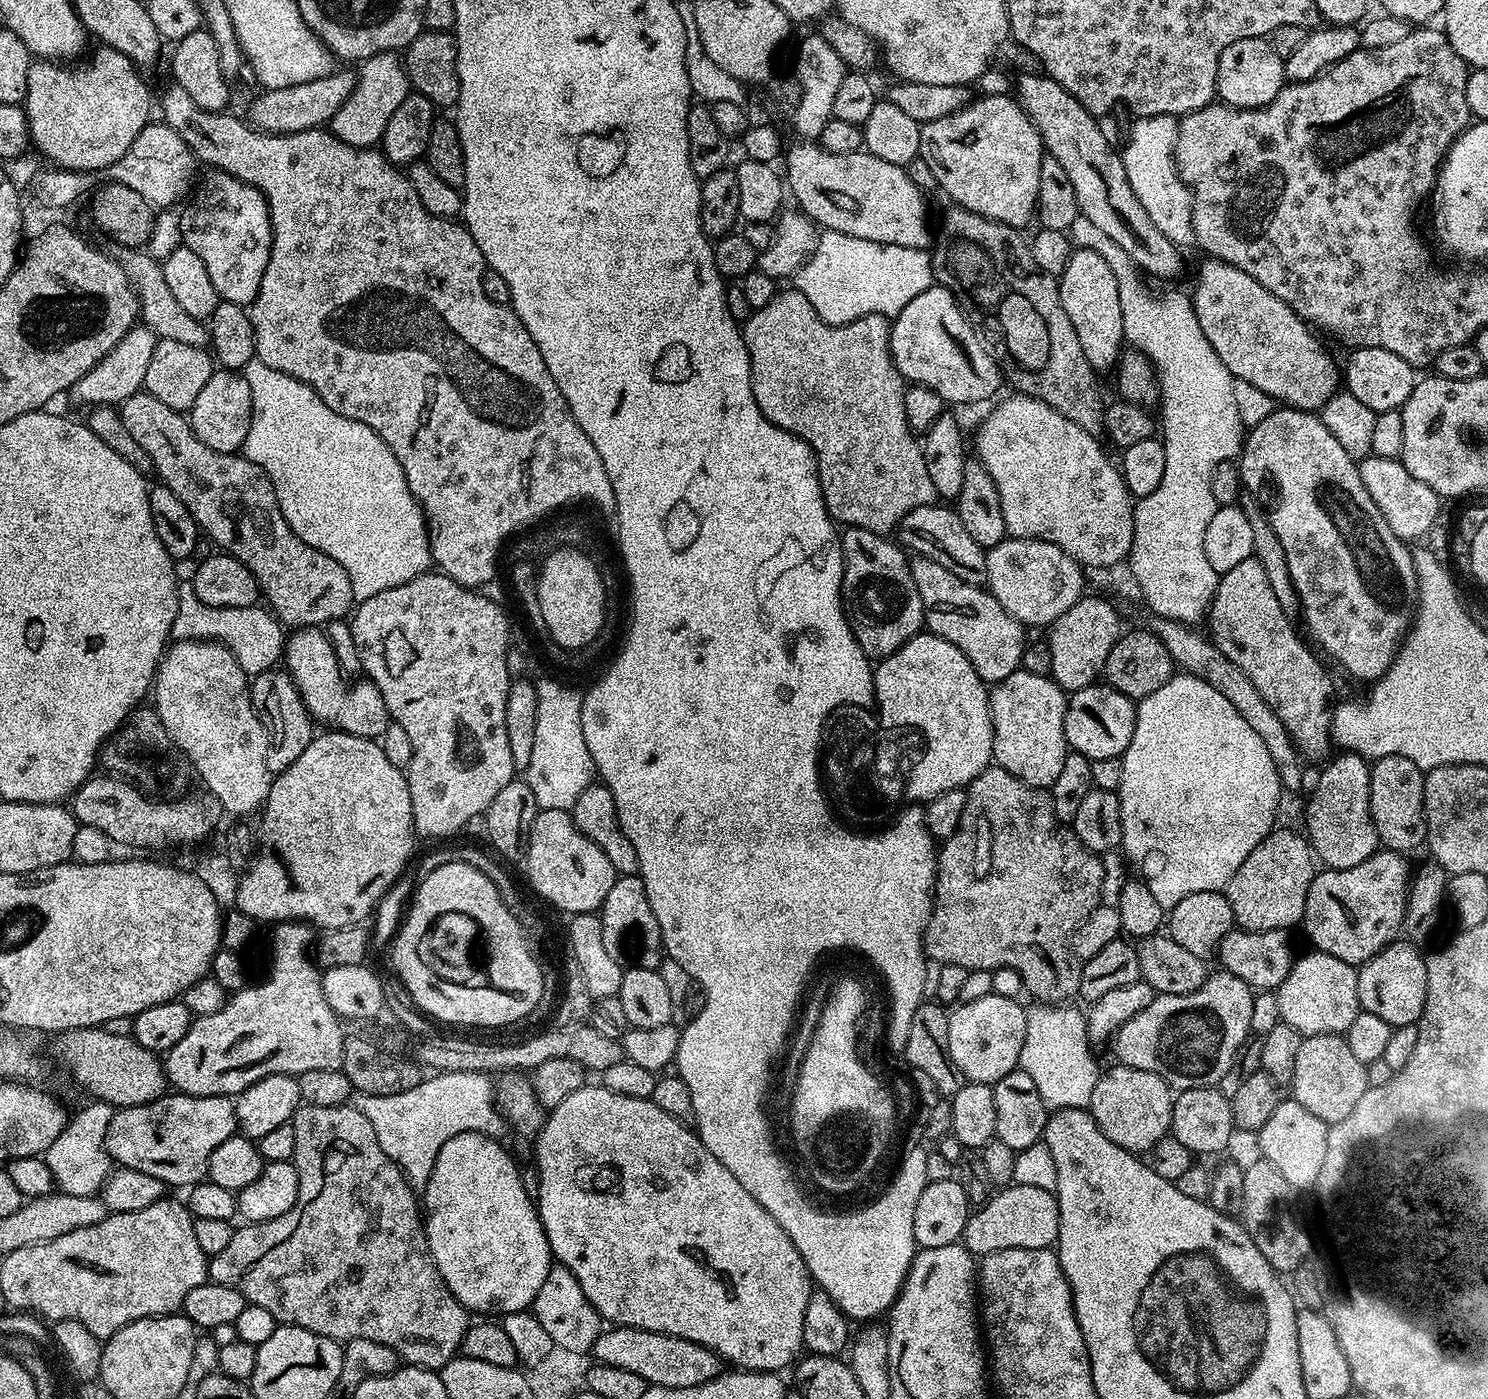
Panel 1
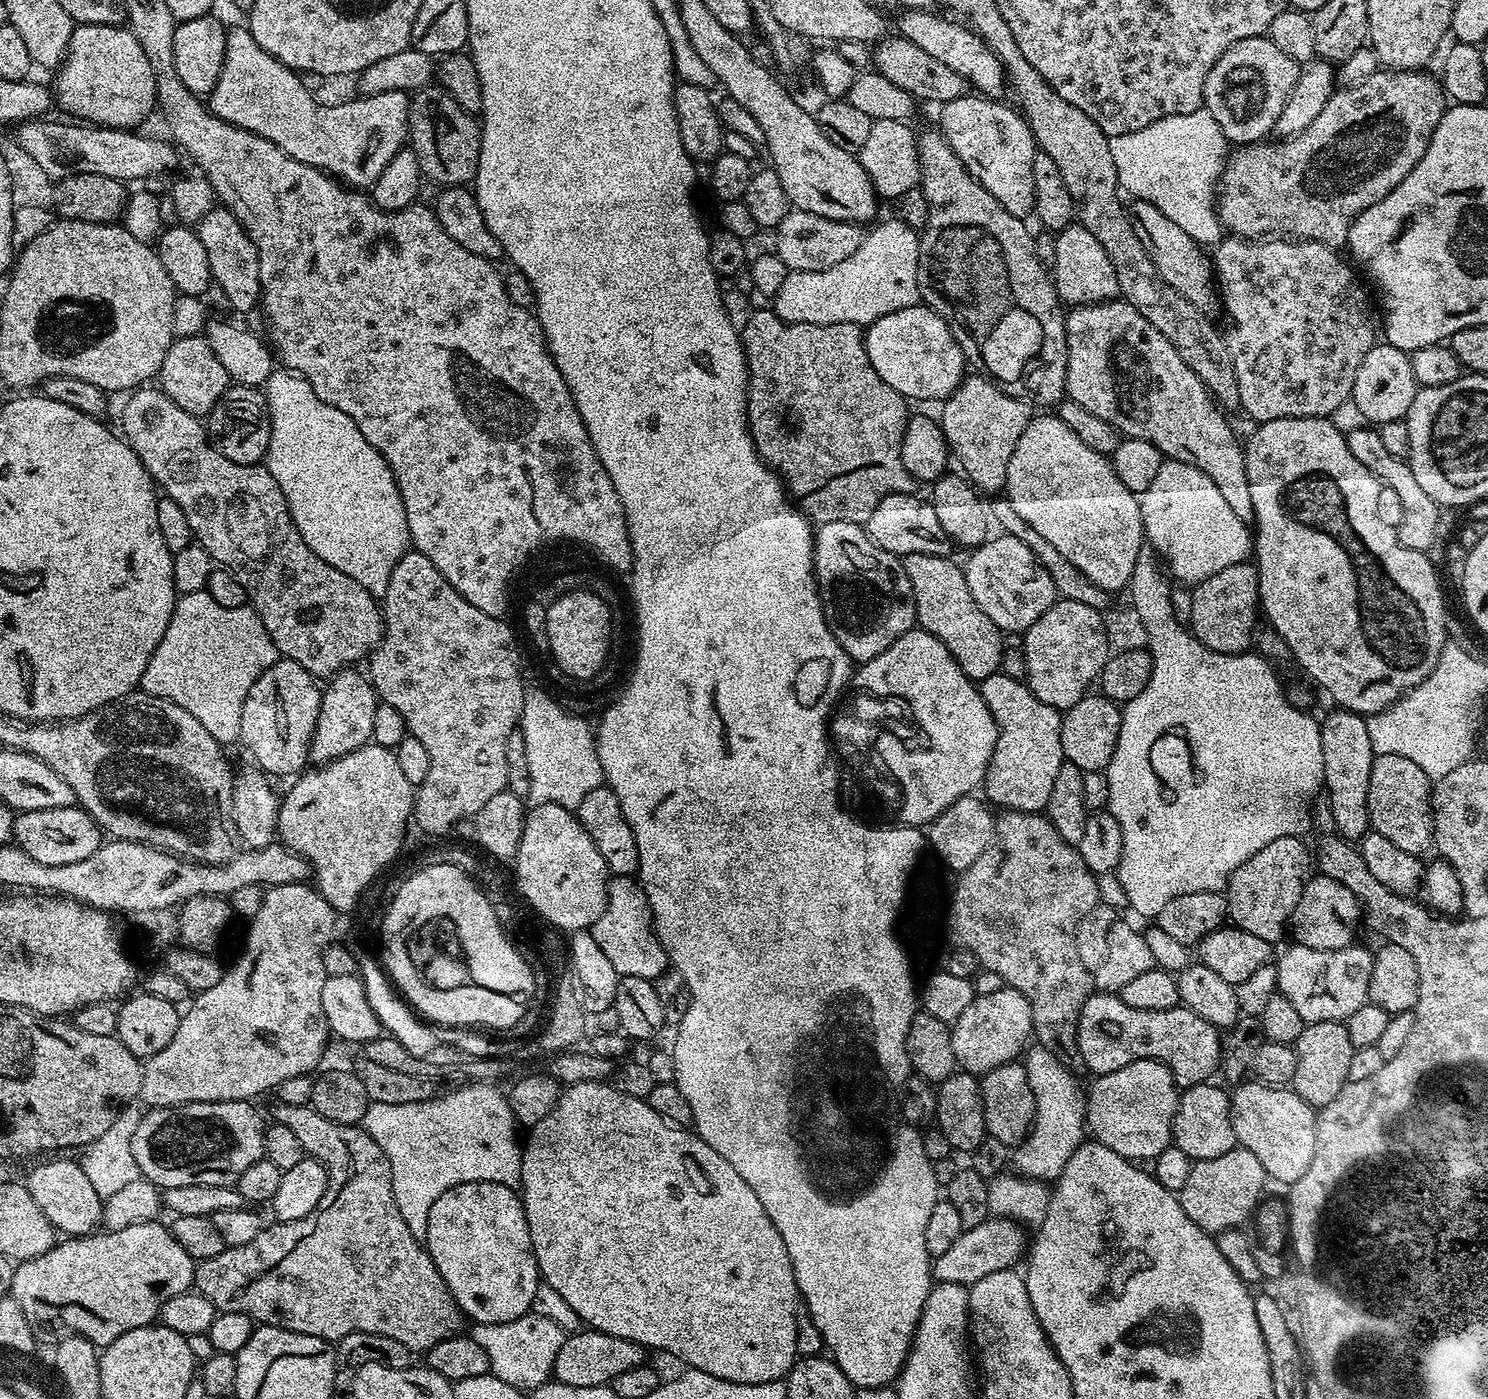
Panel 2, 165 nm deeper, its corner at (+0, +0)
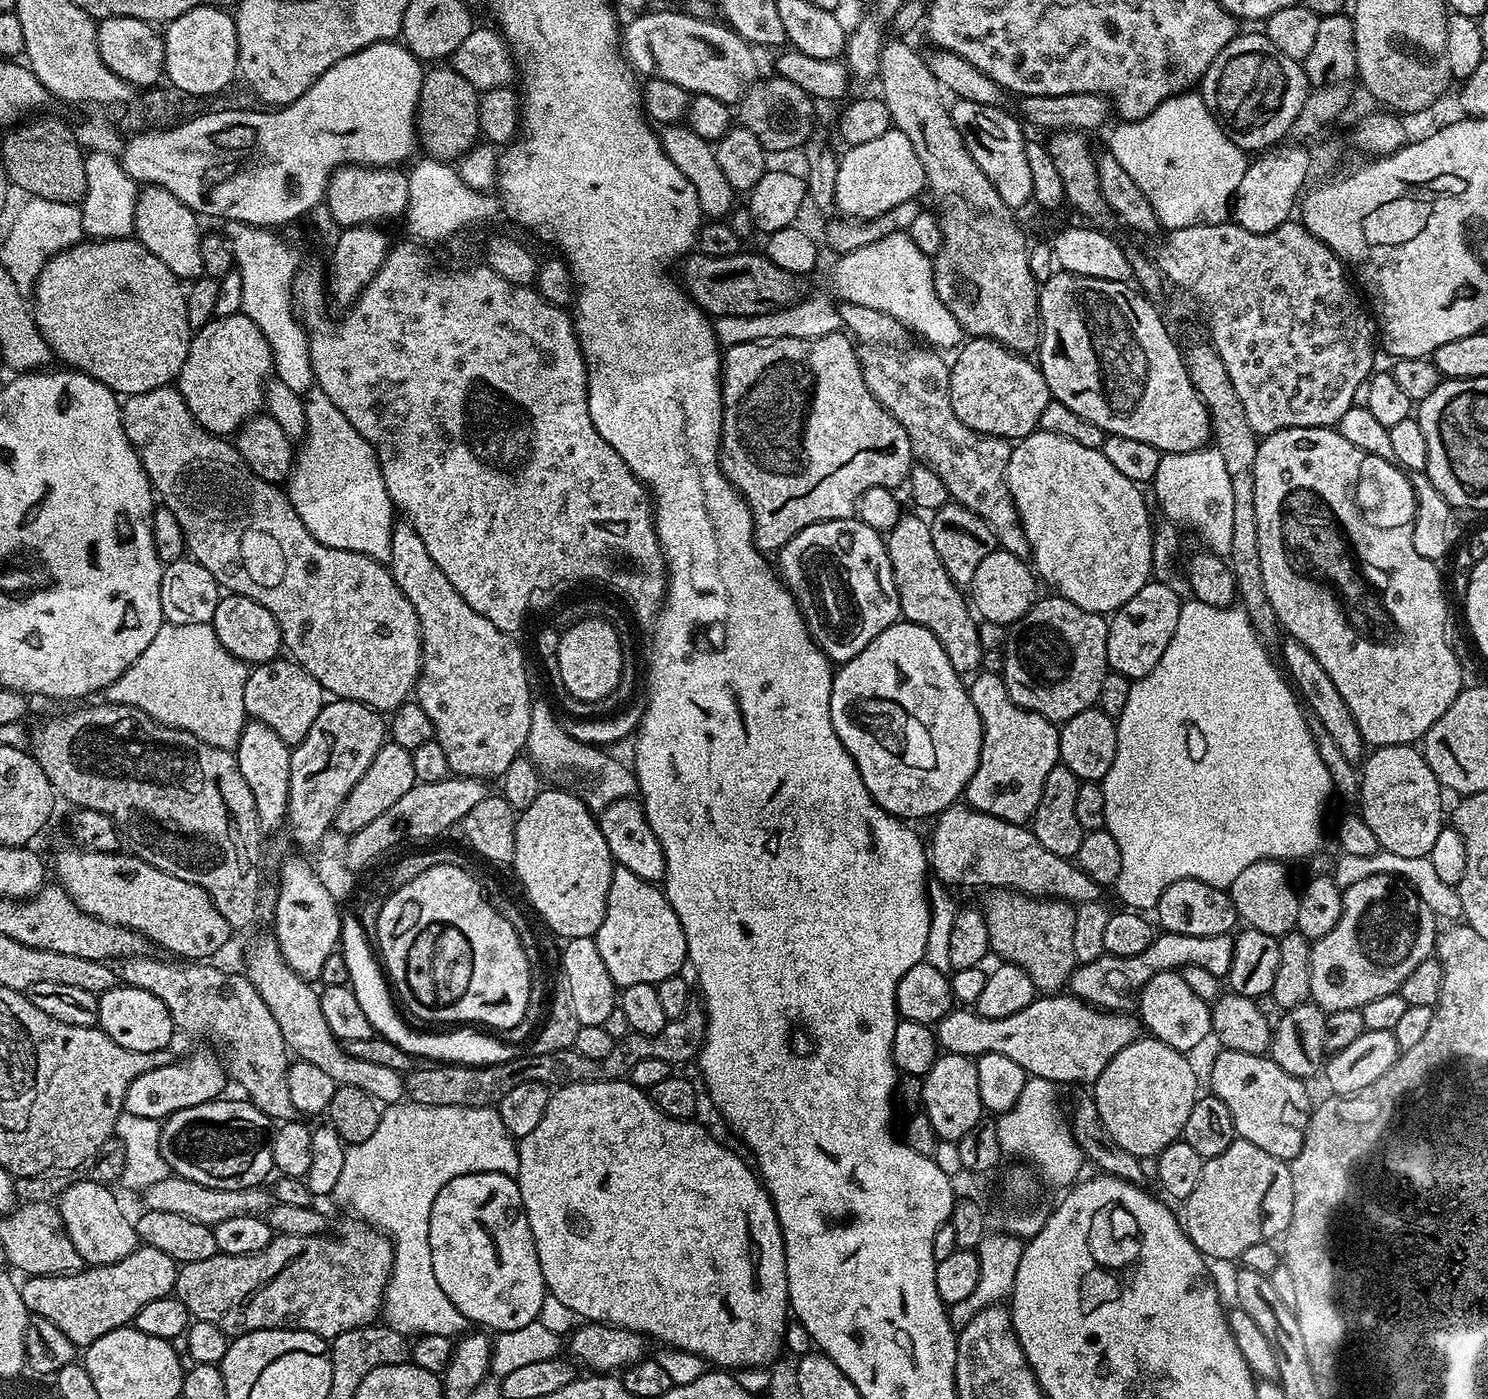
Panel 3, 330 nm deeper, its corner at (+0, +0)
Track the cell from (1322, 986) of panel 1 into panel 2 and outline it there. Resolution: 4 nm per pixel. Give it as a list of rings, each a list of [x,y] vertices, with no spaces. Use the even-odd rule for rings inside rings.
[[[1293,943],[1281,954],[1276,965],[1276,986],[1279,995],[1292,1003],[1302,1014],[1305,1024],[1327,1020],[1347,1021],[1358,1006],[1369,1003],[1371,951],[1349,946],[1342,950],[1310,950],[1310,946]]]

